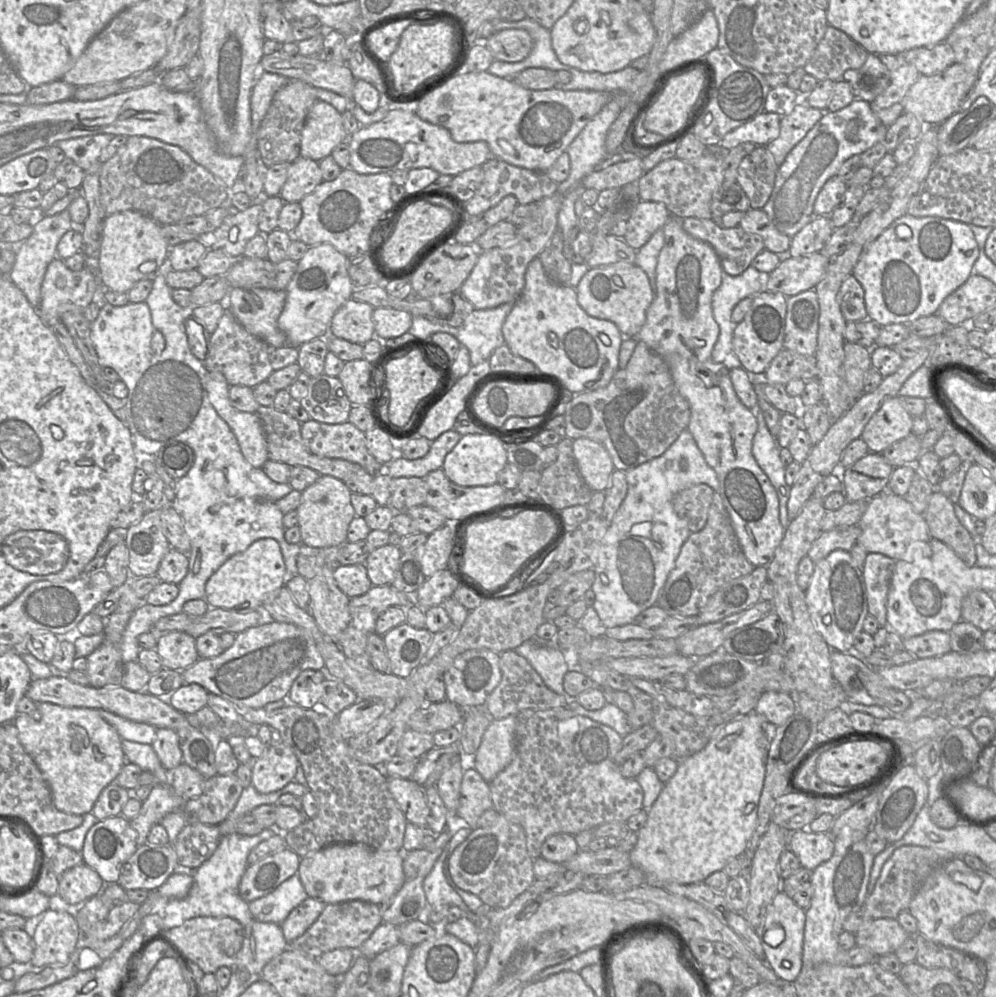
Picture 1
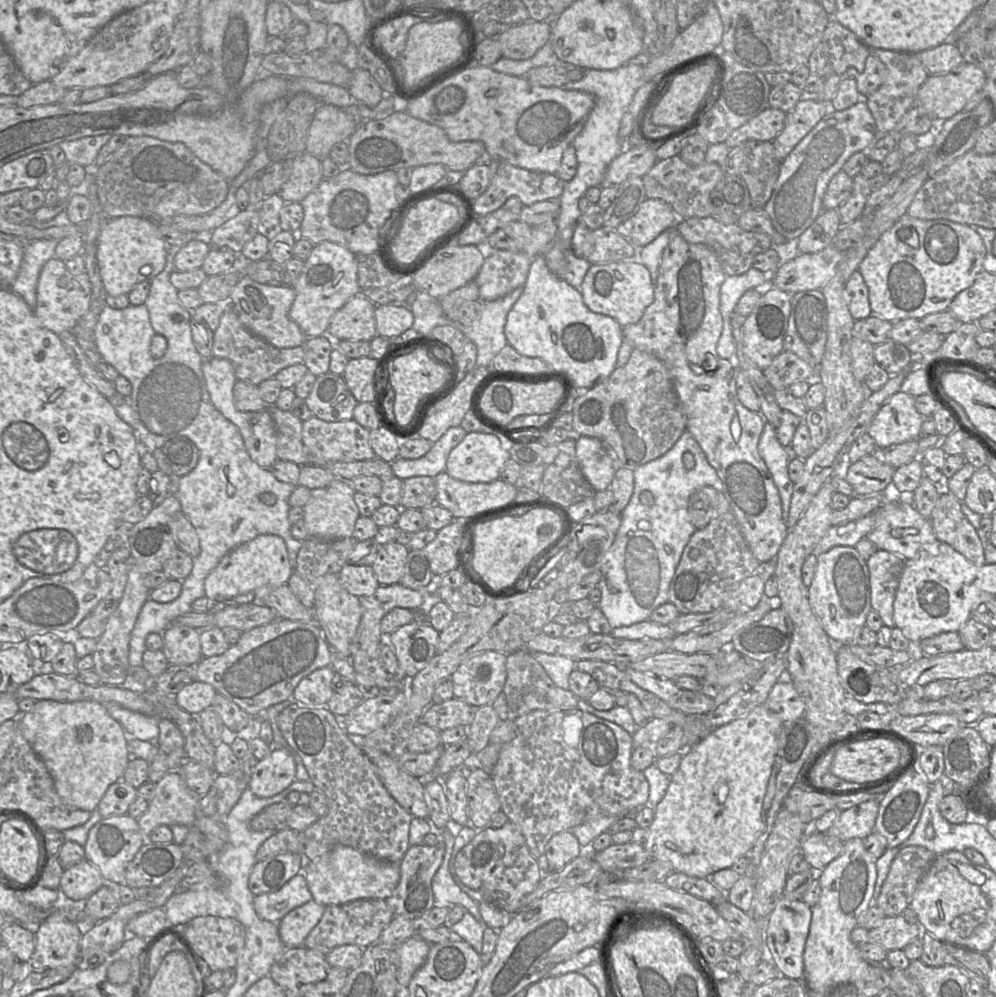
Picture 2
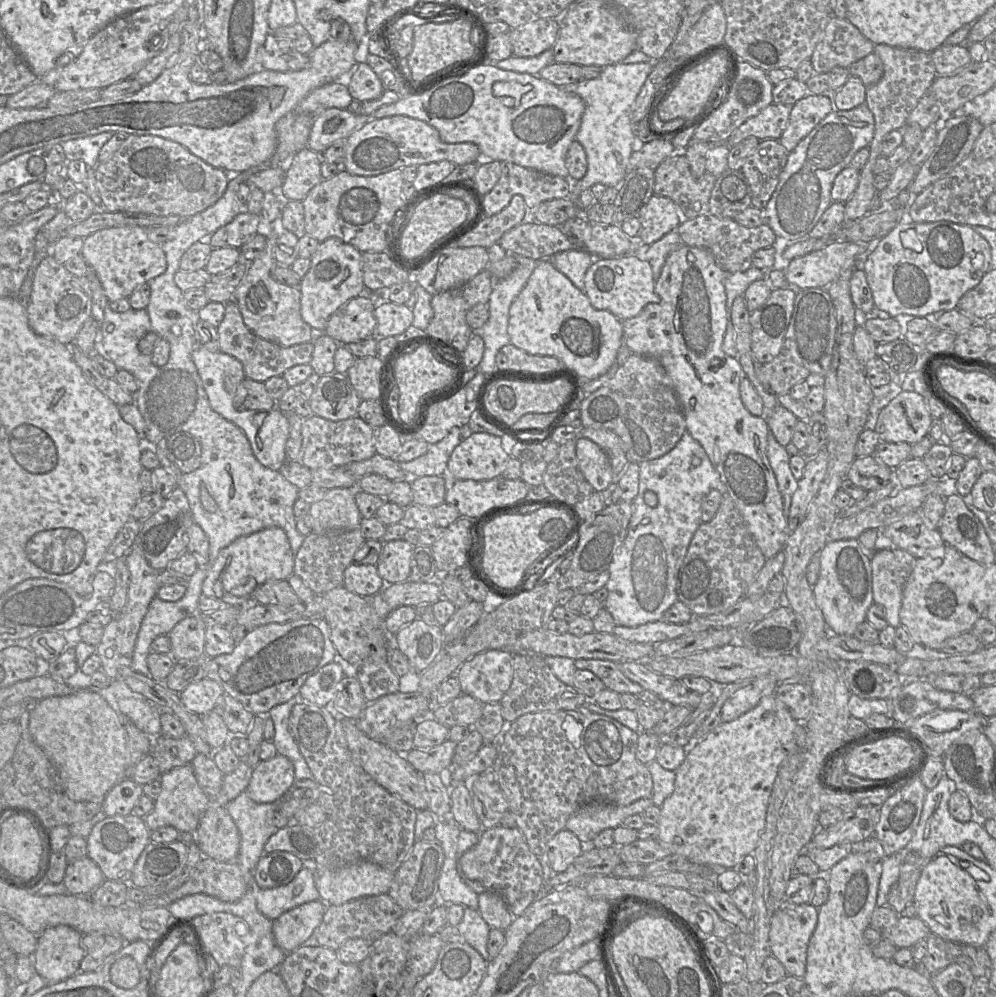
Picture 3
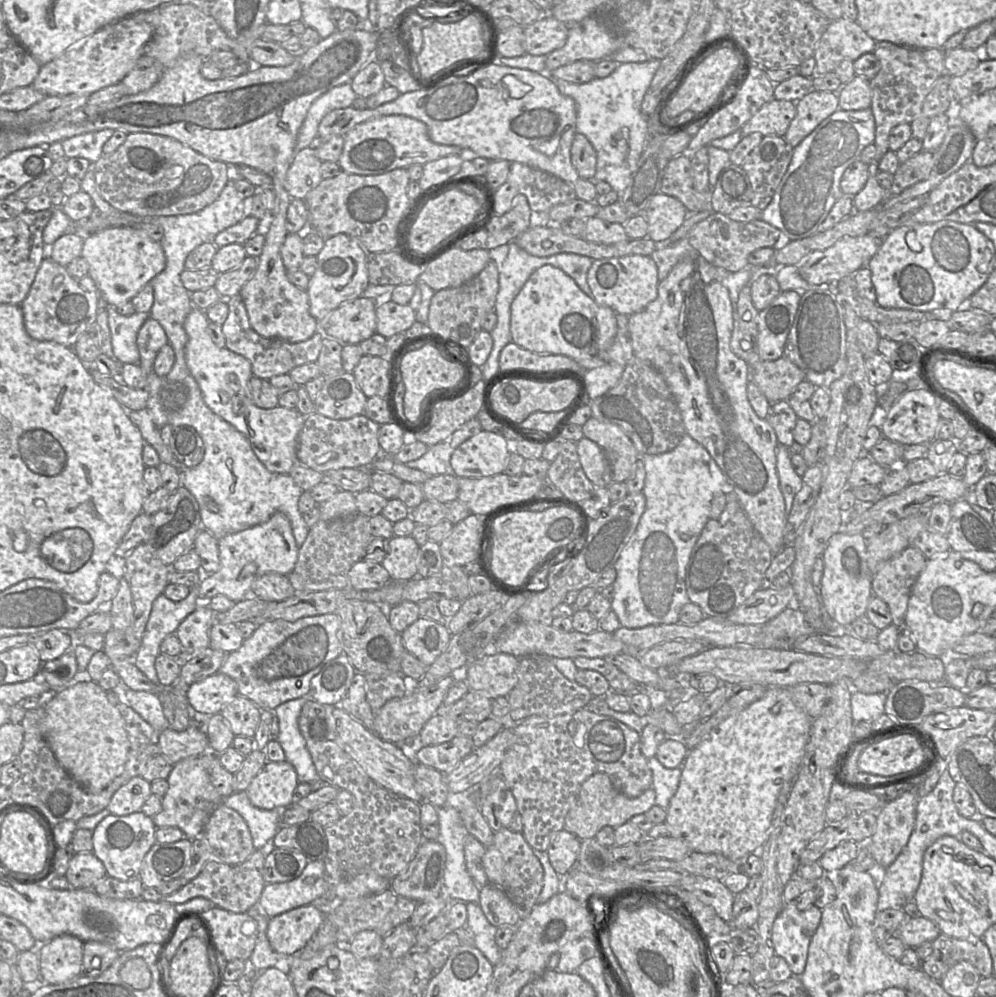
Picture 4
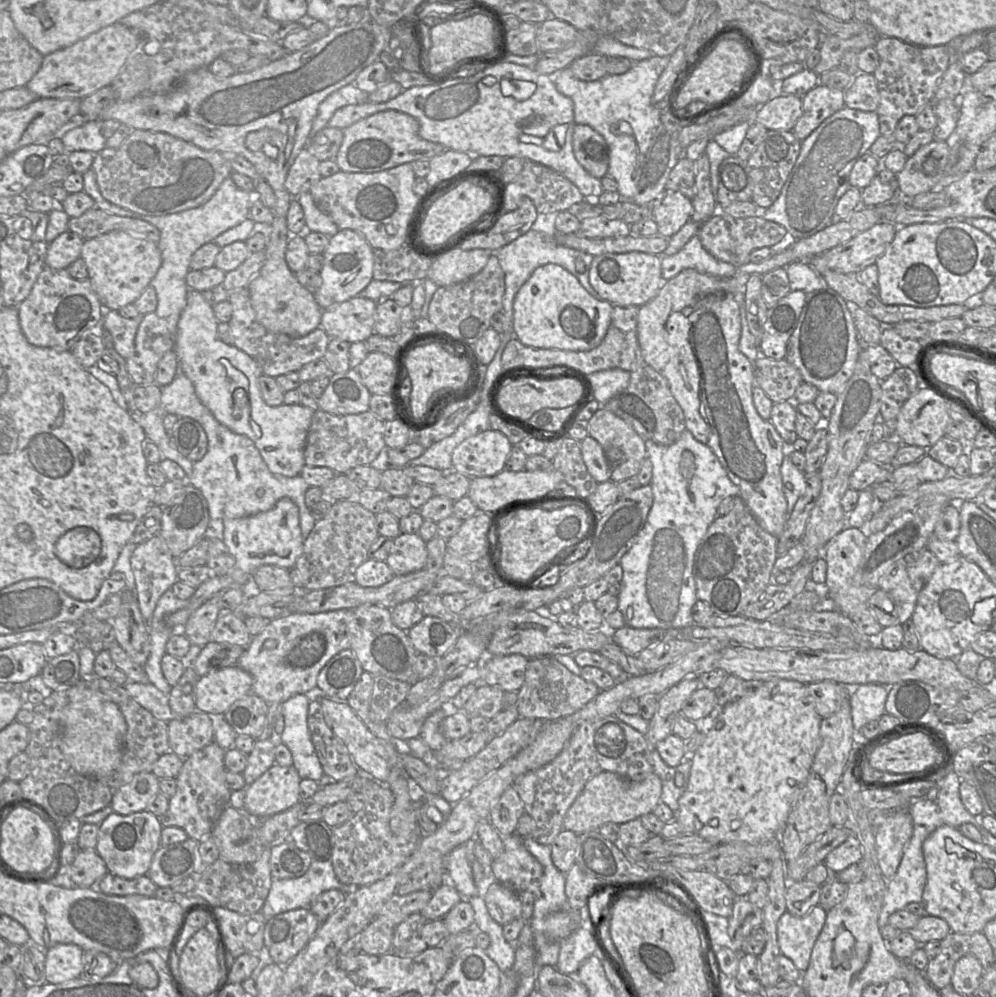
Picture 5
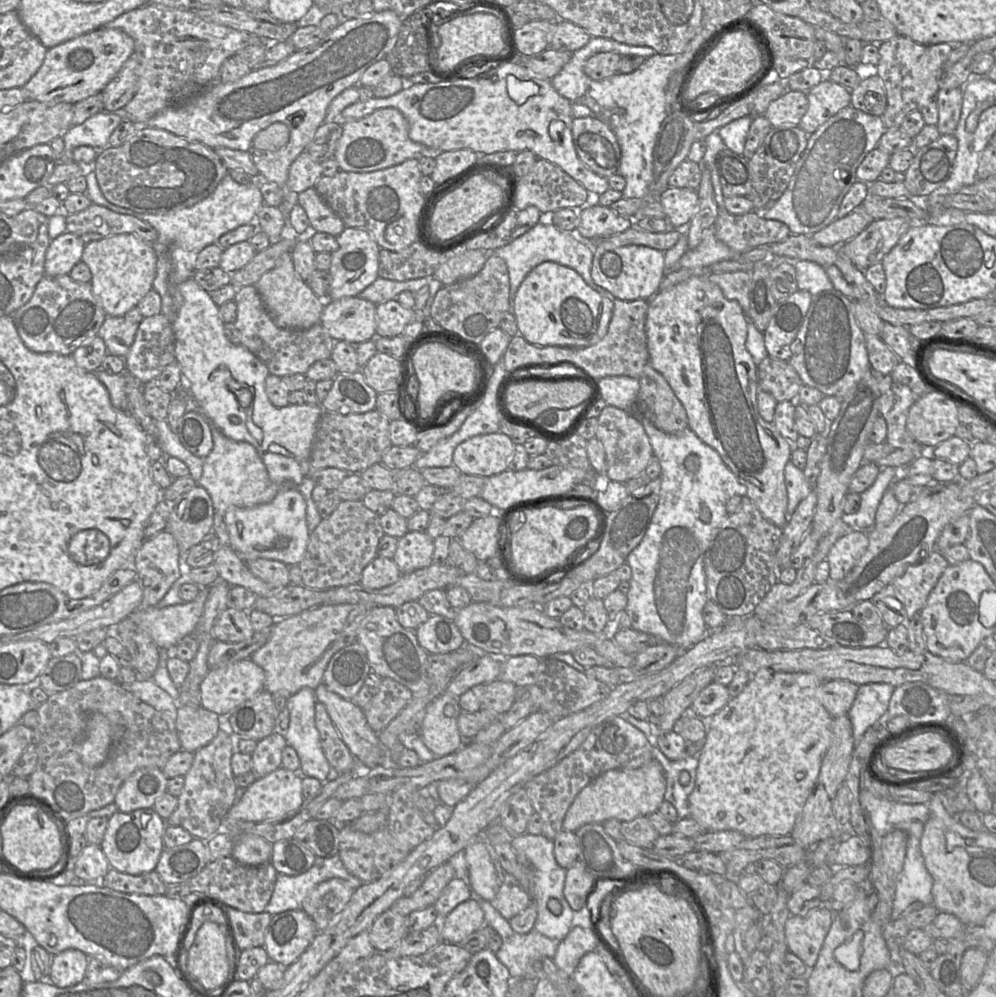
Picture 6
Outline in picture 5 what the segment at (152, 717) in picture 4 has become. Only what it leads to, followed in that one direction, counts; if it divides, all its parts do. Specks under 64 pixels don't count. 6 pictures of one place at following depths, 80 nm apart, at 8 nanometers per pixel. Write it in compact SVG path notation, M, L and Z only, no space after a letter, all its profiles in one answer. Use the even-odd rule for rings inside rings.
M128 681L124 688L137 703L151 712L155 718L167 723L174 718L169 707L168 695L153 684Z

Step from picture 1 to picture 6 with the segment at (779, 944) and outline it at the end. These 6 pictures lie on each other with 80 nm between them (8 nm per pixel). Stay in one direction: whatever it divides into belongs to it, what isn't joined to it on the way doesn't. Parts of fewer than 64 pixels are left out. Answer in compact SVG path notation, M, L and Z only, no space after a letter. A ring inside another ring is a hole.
M821 905L805 916L790 915L785 923L788 951L813 968L833 921L833 911Z

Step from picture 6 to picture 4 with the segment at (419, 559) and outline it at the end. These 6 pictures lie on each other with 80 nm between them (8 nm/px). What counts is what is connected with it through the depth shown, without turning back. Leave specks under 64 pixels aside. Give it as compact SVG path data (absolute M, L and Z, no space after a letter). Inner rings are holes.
M393 536L388 541L388 553L381 562L391 581L409 581L418 577L417 556L420 545L412 536Z

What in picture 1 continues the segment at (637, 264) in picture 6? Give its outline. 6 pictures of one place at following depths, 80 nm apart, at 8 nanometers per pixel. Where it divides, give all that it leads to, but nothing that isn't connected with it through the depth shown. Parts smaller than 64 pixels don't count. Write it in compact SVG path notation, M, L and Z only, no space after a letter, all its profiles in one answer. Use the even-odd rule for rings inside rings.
M609 264L590 268L575 289L578 304L588 315L615 323L624 337L636 337L653 301L649 278L636 264Z

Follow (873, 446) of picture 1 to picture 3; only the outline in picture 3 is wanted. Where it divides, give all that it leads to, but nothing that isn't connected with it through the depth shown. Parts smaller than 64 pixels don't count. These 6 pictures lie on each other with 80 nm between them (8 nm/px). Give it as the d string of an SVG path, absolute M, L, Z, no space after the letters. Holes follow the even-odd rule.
M899 391L892 393L892 399L878 413L874 431L879 435L880 441L915 444L928 436L932 423L926 395L912 391Z

